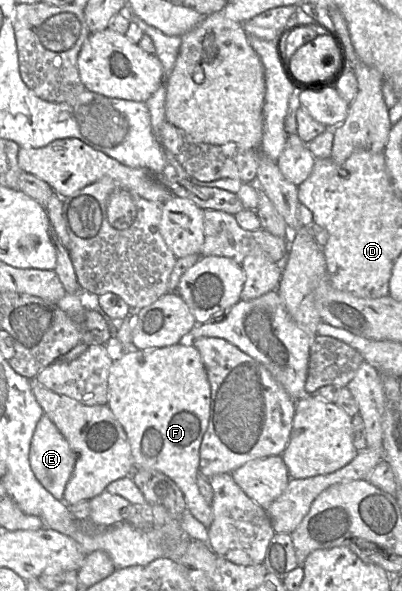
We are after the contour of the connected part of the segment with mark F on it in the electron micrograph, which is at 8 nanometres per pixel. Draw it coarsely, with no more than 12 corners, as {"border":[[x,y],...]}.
{"border":[[187,341],[123,354],[107,405],[134,469],[197,476],[211,390]]}

